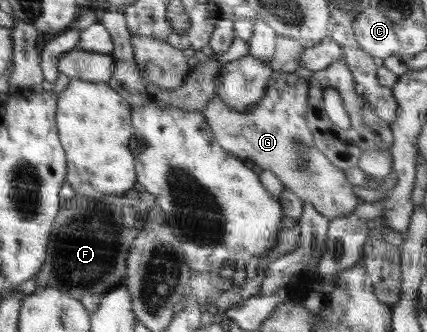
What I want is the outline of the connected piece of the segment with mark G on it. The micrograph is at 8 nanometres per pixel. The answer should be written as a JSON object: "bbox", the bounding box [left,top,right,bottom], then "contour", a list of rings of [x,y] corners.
{"bbox":[207,72,360,220],"contour":[[[279,72],[273,77],[264,96],[246,114],[232,113],[226,109],[220,100],[221,96],[214,94],[207,108],[207,117],[212,128],[216,142],[229,152],[230,155],[240,159],[251,159],[264,170],[271,170],[283,184],[284,190],[290,189],[300,200],[312,203],[312,206],[328,220],[340,218],[350,214],[357,206],[360,198],[354,193],[353,185],[346,179],[344,171],[334,166],[314,144],[312,131],[304,119],[308,108],[307,92],[308,79],[302,79],[293,73]]]}

